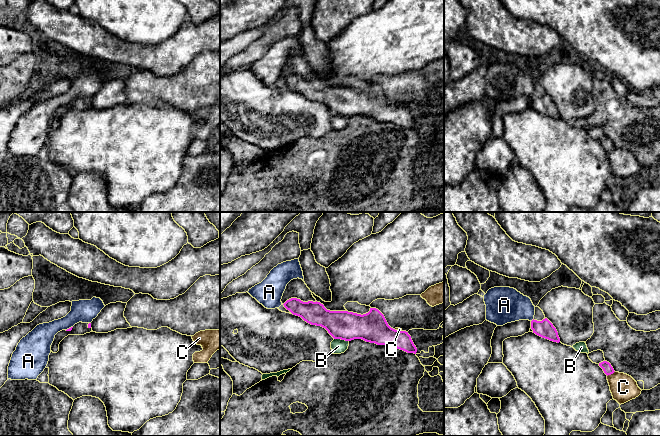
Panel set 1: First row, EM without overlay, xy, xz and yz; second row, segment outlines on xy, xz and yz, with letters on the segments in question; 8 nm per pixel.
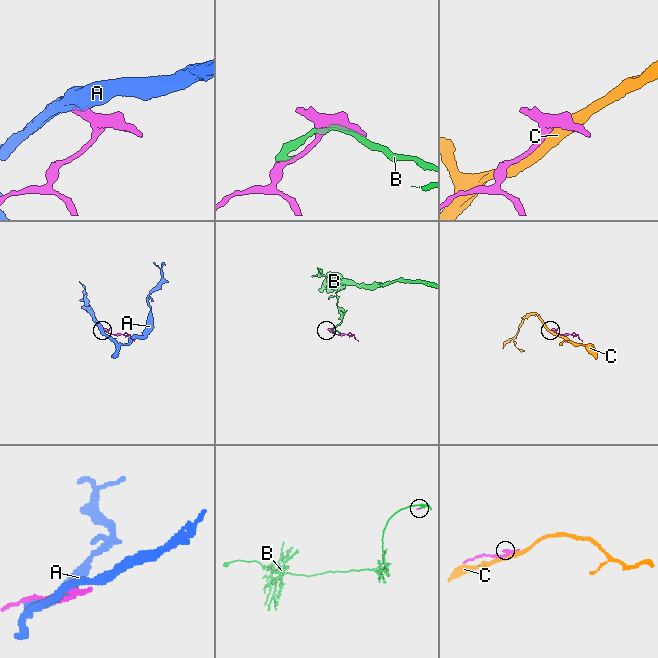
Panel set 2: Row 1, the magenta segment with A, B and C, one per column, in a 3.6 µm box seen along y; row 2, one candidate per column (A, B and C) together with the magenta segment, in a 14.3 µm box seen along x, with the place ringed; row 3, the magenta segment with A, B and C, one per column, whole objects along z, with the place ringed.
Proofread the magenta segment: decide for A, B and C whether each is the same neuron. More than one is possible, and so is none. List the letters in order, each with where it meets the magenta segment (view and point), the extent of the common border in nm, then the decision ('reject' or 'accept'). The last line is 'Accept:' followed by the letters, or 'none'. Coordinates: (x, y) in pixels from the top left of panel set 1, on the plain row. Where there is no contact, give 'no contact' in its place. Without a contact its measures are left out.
A: meets magenta in yz at (532, 96); contact 40 nm long; reject
B: meets magenta in xz at (341, 115); contact 120 nm long; reject
C: meets magenta in yz at (610, 150); contact 80 nm long; reject
Accept: none

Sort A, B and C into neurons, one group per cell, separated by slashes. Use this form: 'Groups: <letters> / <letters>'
Groups: A / B / C

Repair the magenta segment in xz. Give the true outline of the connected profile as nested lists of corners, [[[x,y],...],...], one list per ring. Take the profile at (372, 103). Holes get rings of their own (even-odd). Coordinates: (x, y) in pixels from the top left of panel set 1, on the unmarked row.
[[[293,55],[287,60],[281,78],[293,91],[301,93],[311,101],[325,104],[334,115],[345,117],[362,115],[377,121],[391,121],[407,129],[416,130],[417,128],[417,124],[408,108],[391,104],[384,91],[378,85],[370,84],[370,87],[363,91],[348,87],[327,86],[323,80],[316,77],[312,68],[302,55]]]

